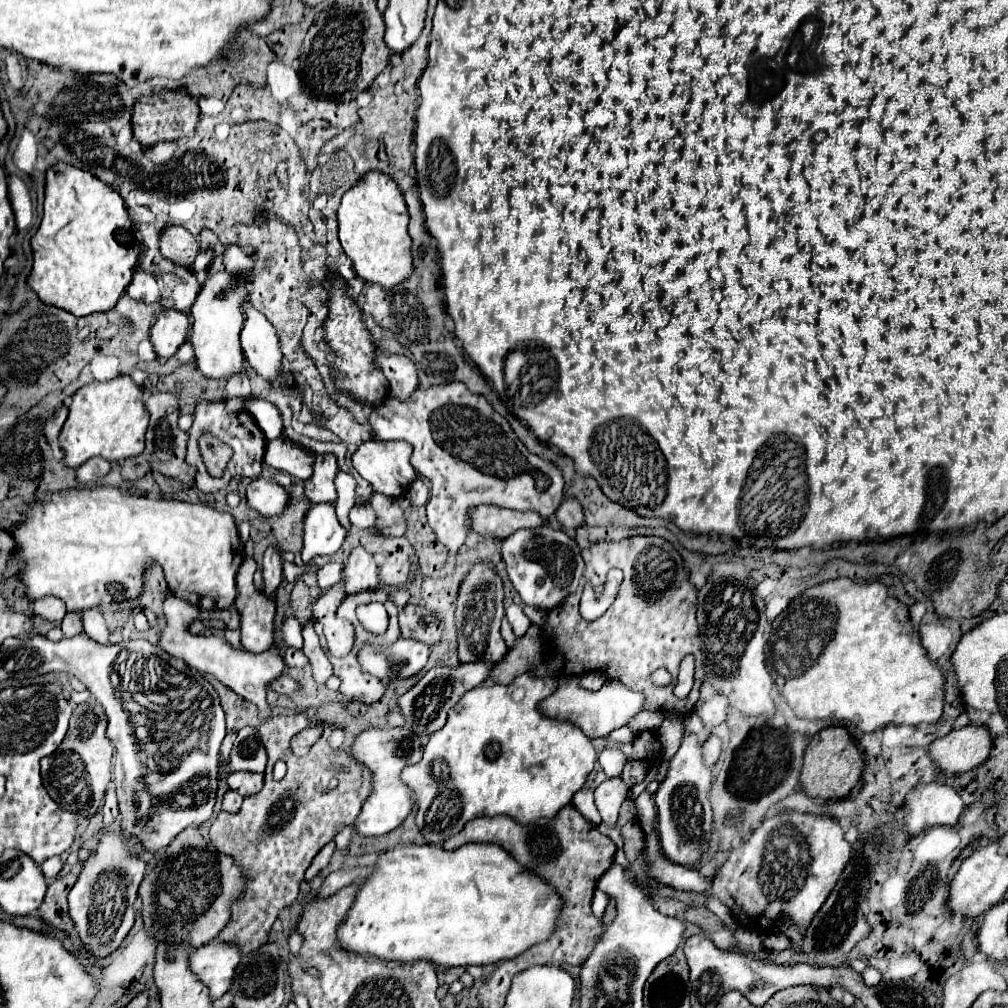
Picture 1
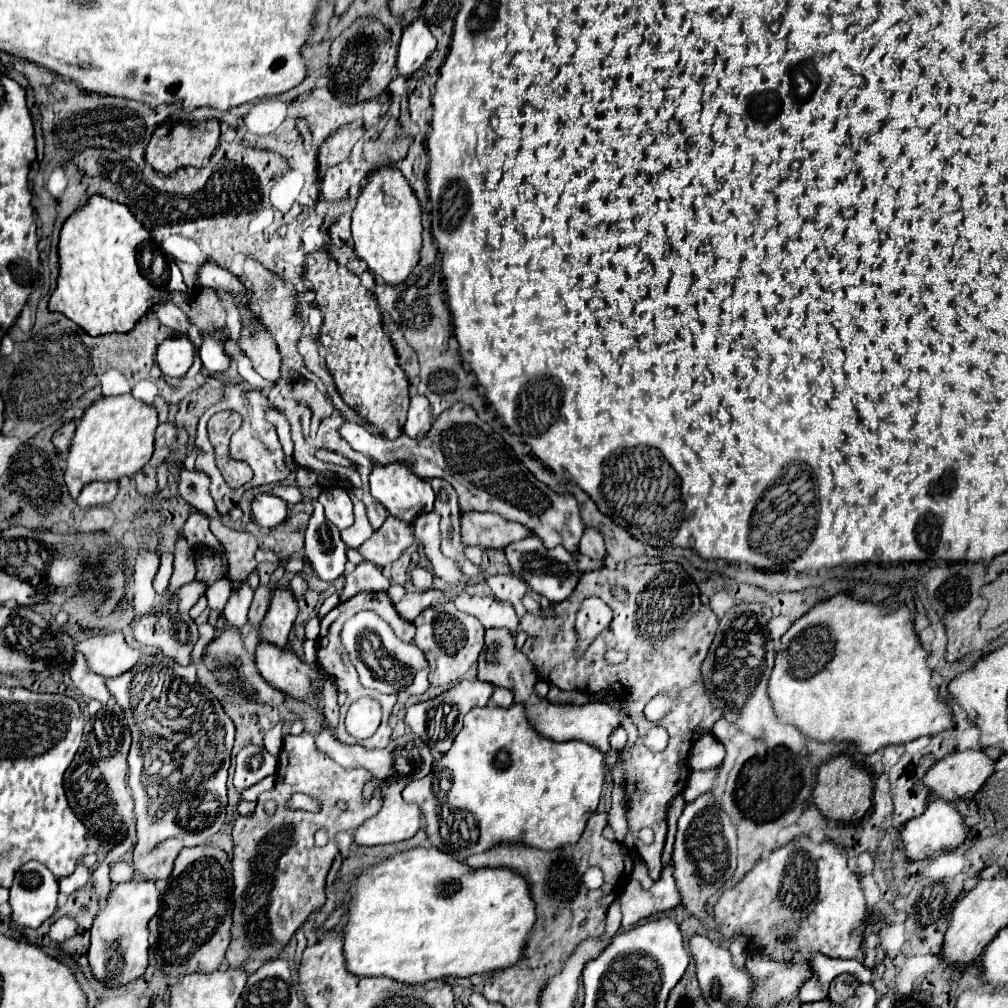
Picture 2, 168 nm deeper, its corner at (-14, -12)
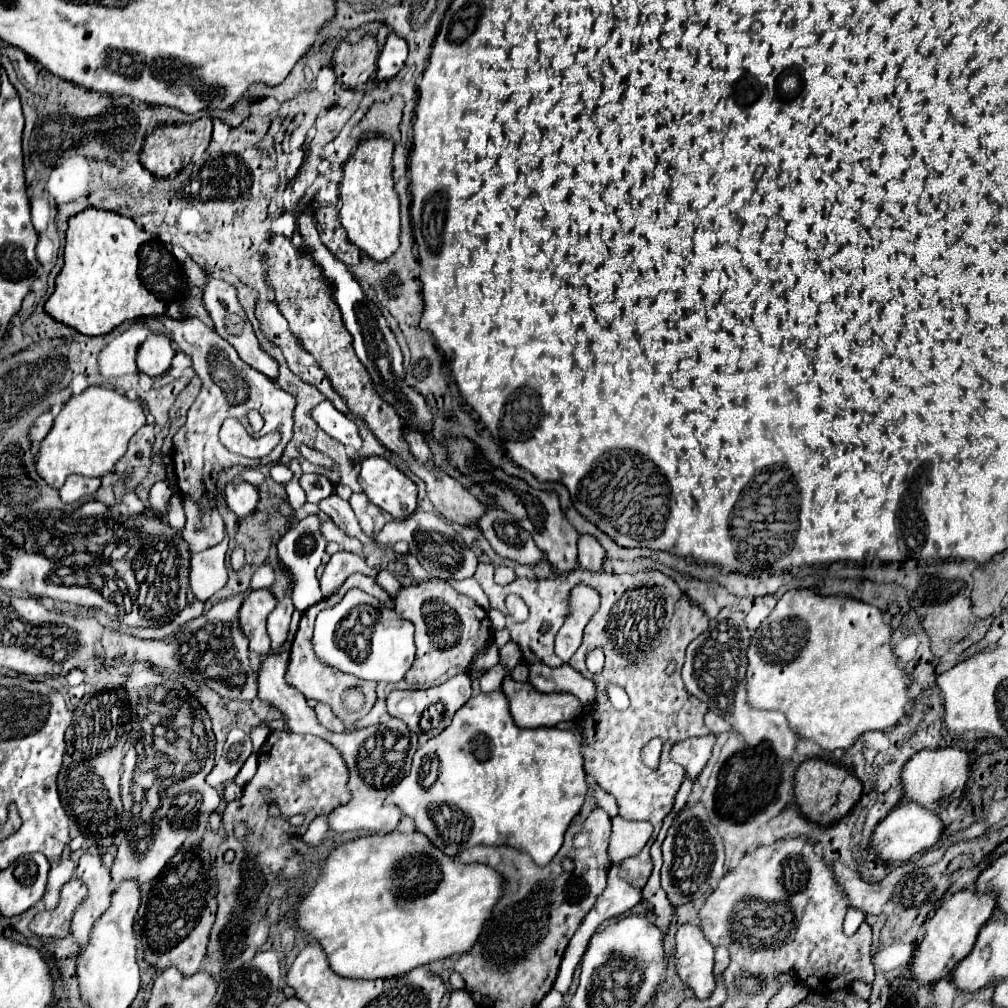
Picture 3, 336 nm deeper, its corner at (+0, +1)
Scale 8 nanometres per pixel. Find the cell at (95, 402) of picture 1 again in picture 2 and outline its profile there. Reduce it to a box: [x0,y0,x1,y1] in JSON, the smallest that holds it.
[64,393,156,499]

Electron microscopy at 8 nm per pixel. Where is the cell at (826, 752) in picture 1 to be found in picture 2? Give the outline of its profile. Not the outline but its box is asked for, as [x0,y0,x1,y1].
[812,755,872,823]

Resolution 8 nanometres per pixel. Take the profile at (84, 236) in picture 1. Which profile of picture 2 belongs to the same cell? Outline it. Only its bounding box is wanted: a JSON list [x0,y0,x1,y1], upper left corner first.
[50,195,174,337]

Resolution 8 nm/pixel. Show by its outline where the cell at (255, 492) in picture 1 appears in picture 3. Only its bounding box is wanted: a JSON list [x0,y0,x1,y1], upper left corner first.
[224,482,260,516]

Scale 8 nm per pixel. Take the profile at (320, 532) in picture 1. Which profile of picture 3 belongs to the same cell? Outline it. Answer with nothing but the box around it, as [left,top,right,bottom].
[278,514,328,612]

